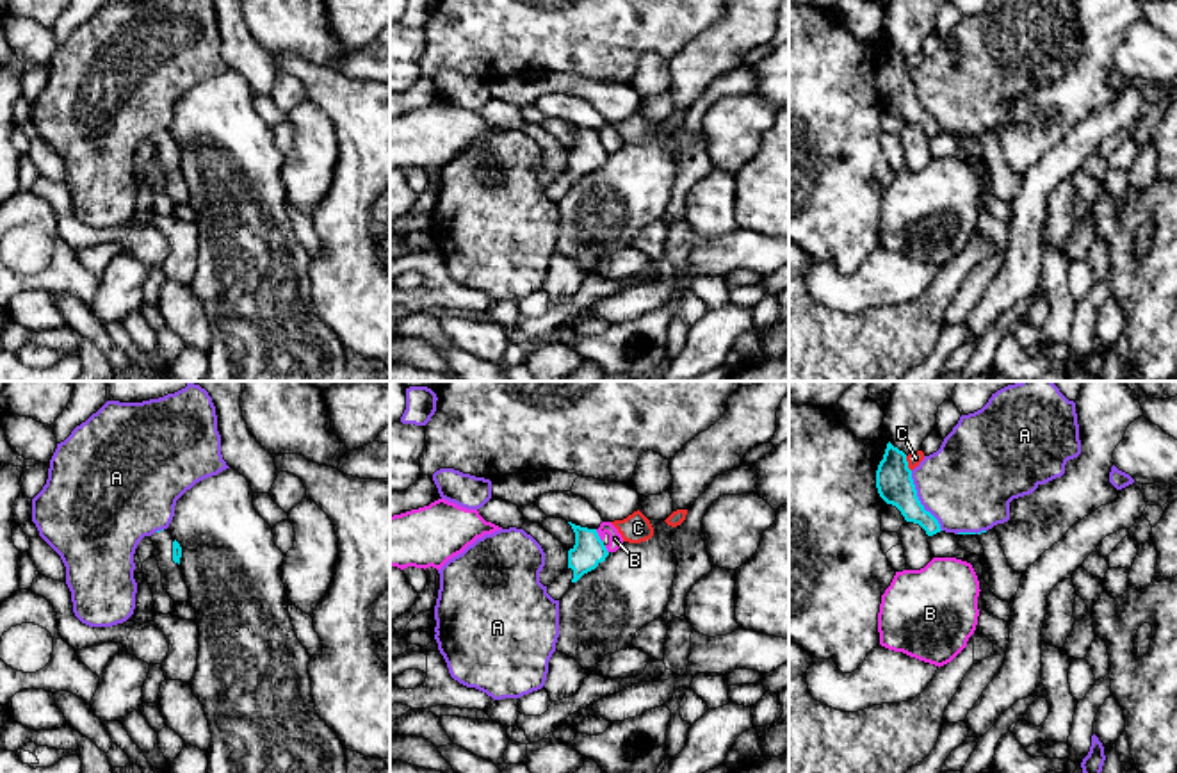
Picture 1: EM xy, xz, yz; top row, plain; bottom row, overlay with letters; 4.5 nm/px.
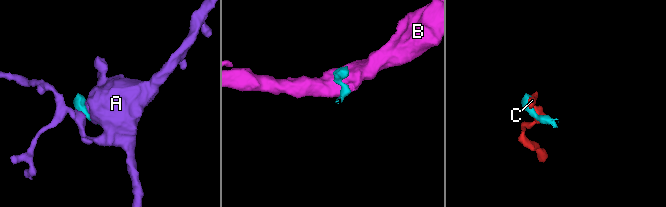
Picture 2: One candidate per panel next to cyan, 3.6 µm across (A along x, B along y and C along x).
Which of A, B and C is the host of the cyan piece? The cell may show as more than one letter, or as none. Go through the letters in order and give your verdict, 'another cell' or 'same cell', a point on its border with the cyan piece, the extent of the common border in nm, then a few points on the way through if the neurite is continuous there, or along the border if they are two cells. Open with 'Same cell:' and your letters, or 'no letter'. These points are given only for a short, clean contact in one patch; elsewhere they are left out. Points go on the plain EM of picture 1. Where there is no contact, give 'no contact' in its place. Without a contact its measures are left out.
Same cell: no letter
A: another cell | yz (919, 102) | 300 nm
B: another cell | xz (599, 138) | 70 nm | along xz (595, 130), (602, 143)
C: another cell | yz (907, 65) | 80 nm | along yz (905, 57), (910, 72)

